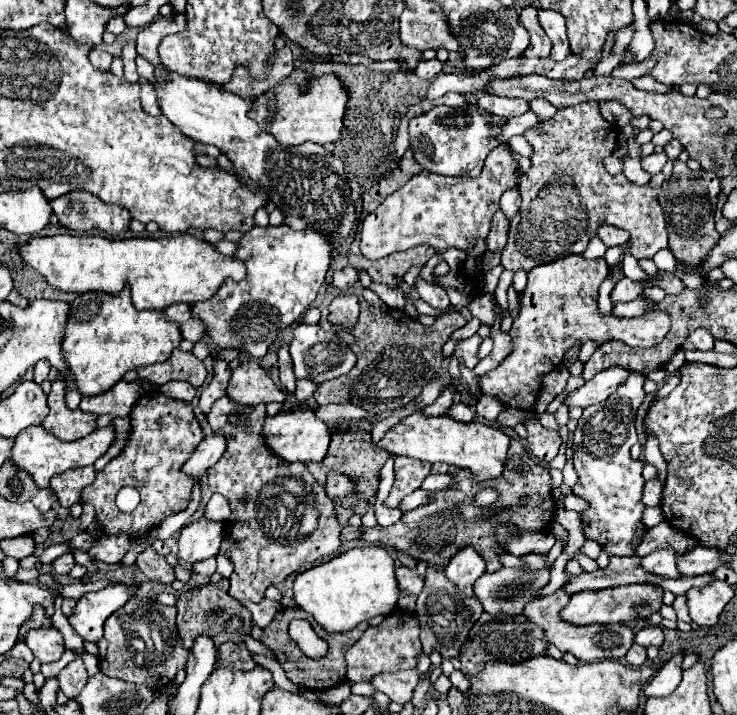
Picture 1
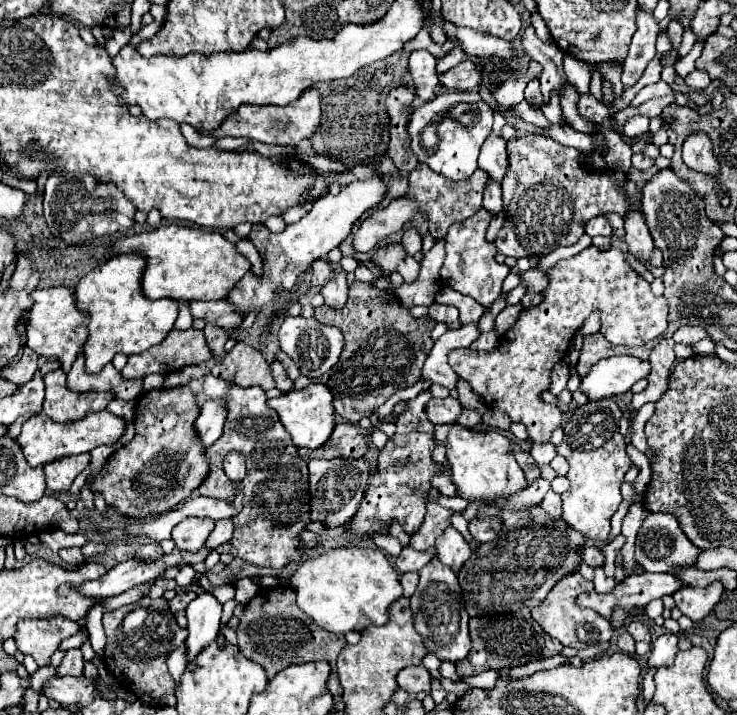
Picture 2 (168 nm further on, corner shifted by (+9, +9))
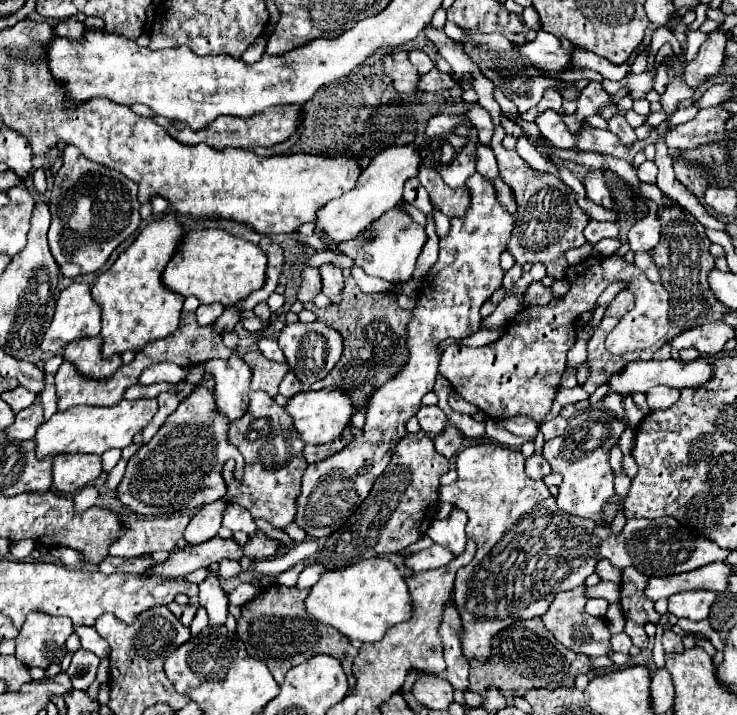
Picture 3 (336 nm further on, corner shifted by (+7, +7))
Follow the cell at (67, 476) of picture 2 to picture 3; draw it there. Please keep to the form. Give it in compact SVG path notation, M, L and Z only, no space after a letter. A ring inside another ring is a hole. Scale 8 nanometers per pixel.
M66 454L54 456L52 478L54 488L62 494L72 494L82 490L88 482L98 478L102 472L100 456L96 454Z

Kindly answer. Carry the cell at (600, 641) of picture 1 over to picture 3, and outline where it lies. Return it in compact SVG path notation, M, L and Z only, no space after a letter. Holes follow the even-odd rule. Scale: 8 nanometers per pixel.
M578 586L574 590L568 590L568 592L558 592L548 608L548 612L542 616L542 622L544 626L554 634L554 638L564 644L566 648L574 650L574 652L580 652L580 654L586 654L586 656L602 656L610 650L610 632L606 628L606 622L598 616L590 616L586 614L585 603L586 598L586 586Z

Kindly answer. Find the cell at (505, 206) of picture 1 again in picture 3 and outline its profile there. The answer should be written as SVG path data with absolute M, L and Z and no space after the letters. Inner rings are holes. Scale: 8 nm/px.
M476 106L470 112L466 112L466 116L470 116L472 124L476 124L478 132L480 132L480 144L490 148L492 146L492 136L494 136L494 122L492 122L490 114L482 106Z

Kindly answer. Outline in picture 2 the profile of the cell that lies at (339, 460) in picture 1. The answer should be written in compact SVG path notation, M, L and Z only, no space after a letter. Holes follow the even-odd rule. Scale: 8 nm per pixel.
M336 424L332 436L318 450L298 448L302 460L312 458L362 458L368 450L366 438L360 434L358 426L352 424Z

